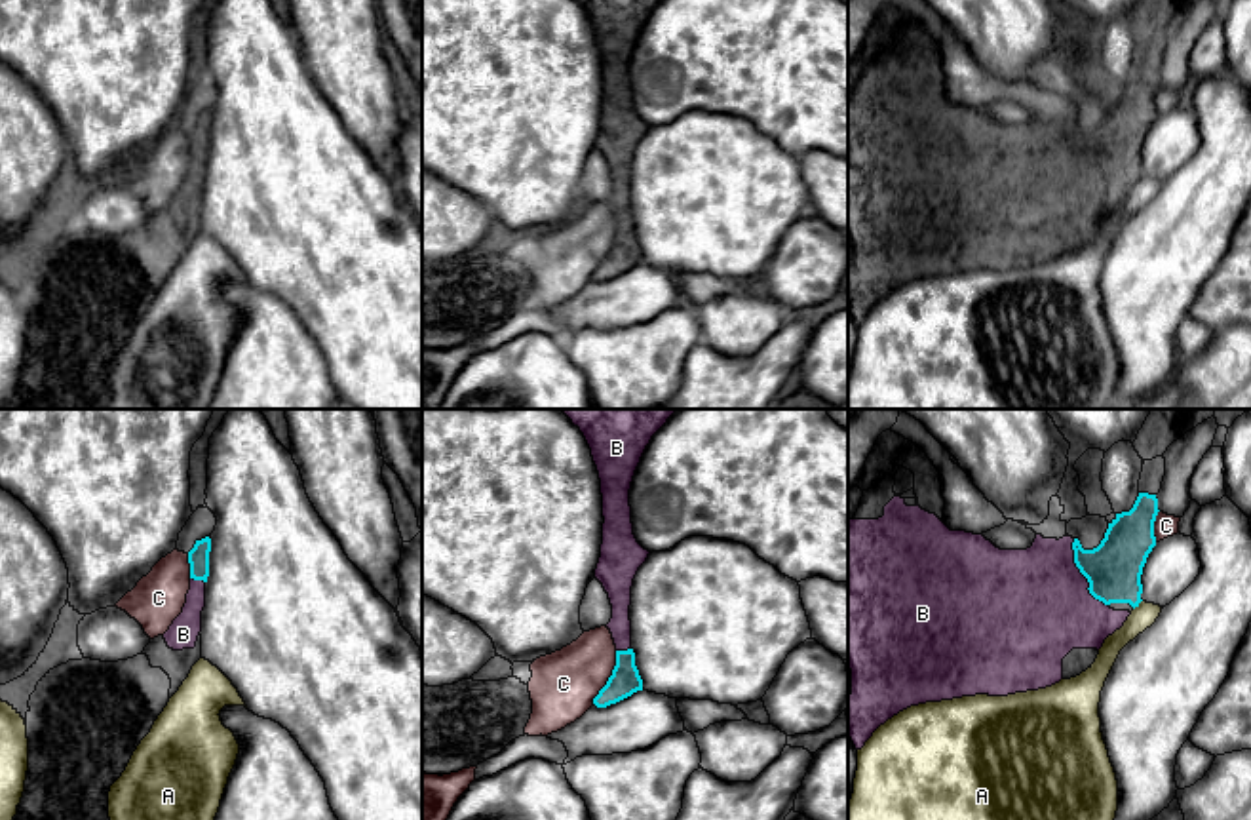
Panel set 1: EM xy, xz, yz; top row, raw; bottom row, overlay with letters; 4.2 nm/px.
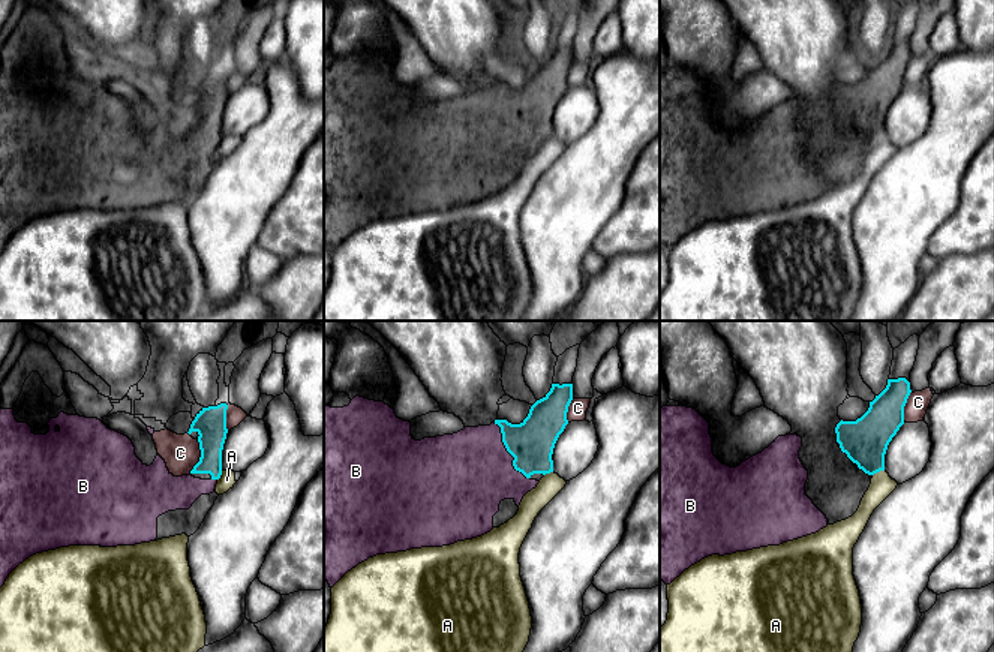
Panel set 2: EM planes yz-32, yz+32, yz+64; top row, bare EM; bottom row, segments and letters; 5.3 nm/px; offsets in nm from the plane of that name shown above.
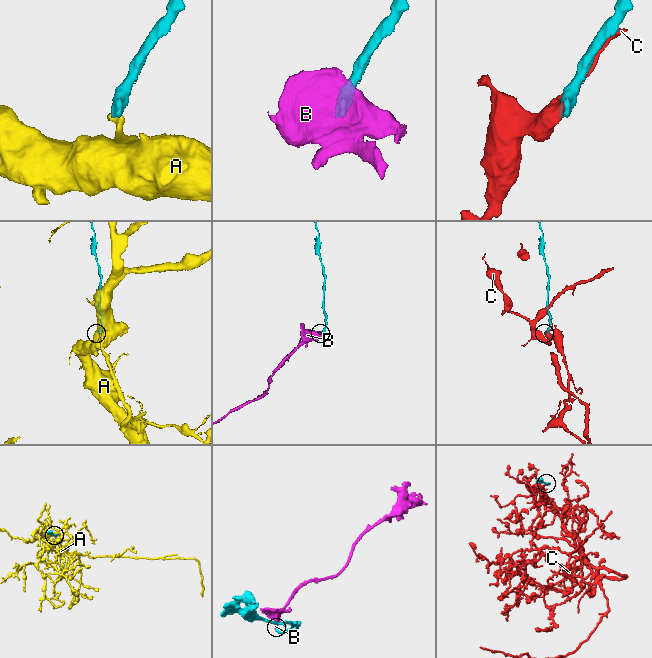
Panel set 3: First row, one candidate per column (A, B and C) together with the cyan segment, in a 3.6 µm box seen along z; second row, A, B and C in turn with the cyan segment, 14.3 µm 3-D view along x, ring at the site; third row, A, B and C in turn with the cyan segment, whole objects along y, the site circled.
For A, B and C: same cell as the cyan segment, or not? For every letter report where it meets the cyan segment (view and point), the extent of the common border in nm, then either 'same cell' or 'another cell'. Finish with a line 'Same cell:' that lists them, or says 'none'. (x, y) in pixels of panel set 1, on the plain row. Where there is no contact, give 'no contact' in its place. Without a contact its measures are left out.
A: yz (1137, 179) | 60 nm | another cell
B: yz (1082, 147) | 320 nm | same cell
C: xz (609, 252) | 240 nm | another cell
Same cell: B

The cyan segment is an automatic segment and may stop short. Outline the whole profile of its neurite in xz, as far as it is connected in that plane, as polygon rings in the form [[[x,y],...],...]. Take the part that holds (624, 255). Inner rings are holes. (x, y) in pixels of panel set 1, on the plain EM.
[[[662,0],[578,2],[591,23],[603,68],[603,118],[595,152],[603,158],[612,179],[606,202],[616,219],[616,240],[593,278],[606,282],[643,264],[631,223],[629,179],[633,152],[650,126],[633,108],[629,63],[646,19]]]

